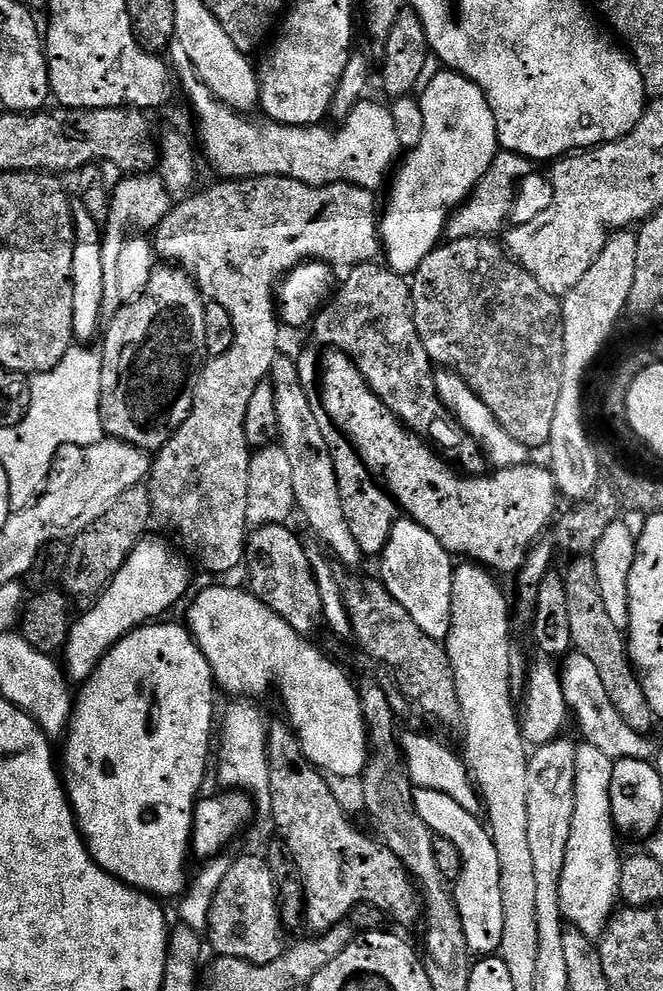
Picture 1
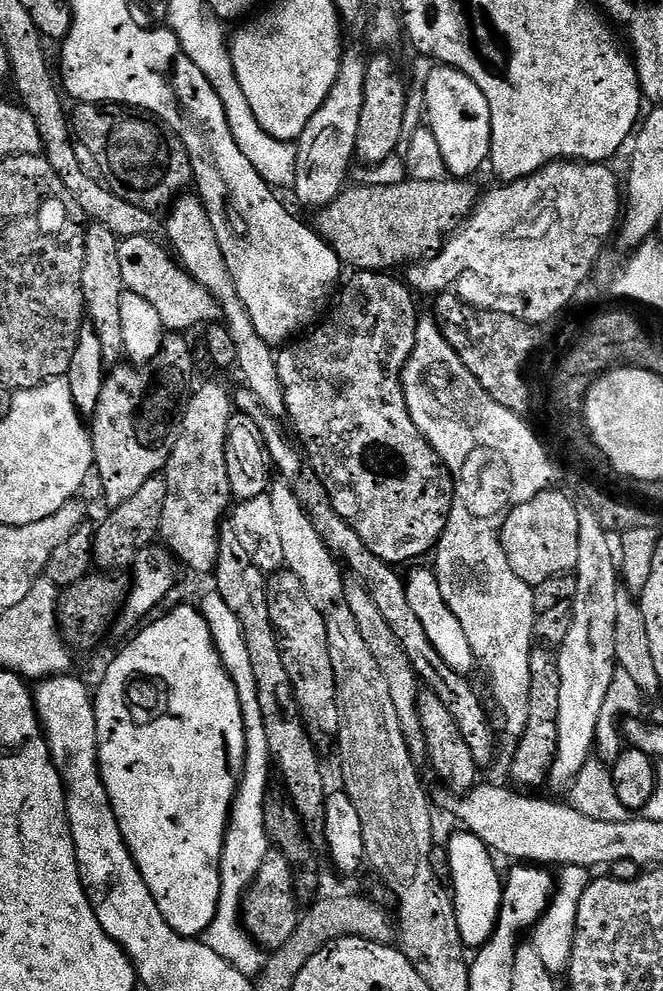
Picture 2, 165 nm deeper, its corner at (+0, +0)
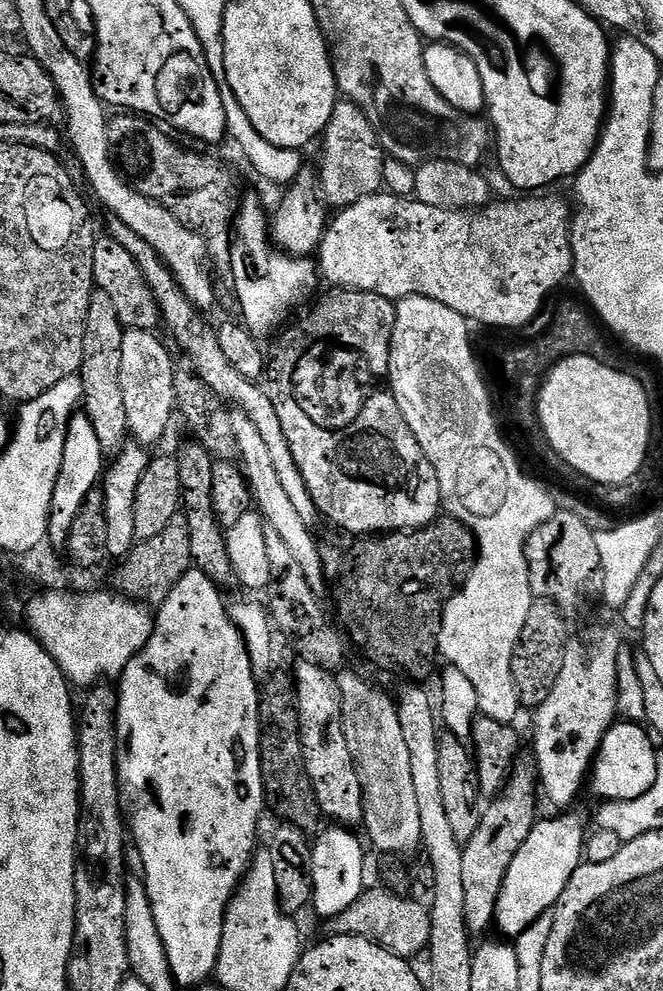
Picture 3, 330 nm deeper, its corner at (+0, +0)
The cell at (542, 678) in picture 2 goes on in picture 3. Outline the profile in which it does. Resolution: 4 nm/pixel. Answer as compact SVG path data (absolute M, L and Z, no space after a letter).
M517 759L512 766L504 788L500 795L491 801L487 809L483 809L478 830L474 830L474 838L462 845L462 883L466 926L469 933L484 932L493 927L498 906L498 894L502 894L502 886L506 882L506 874L510 870L510 862L514 862L514 854L522 850L522 842L530 838L530 830L536 825L536 792L538 796L538 771L535 759Z

